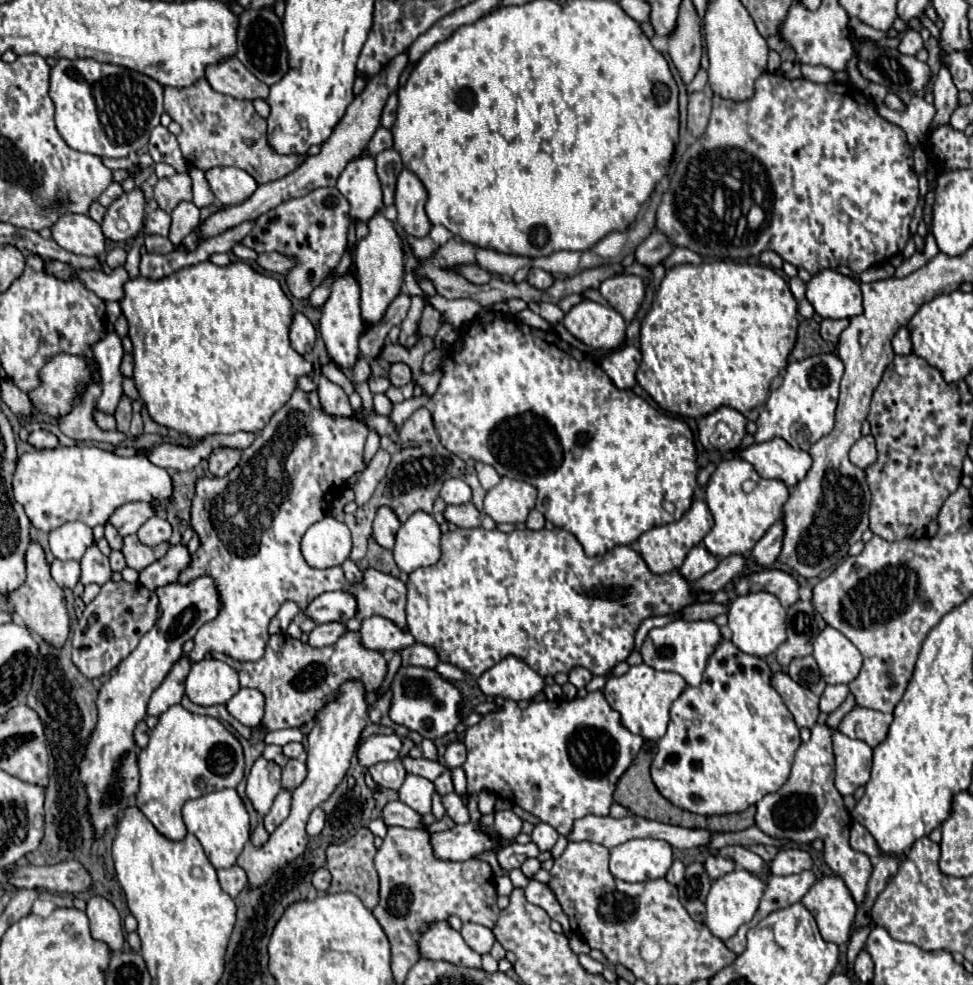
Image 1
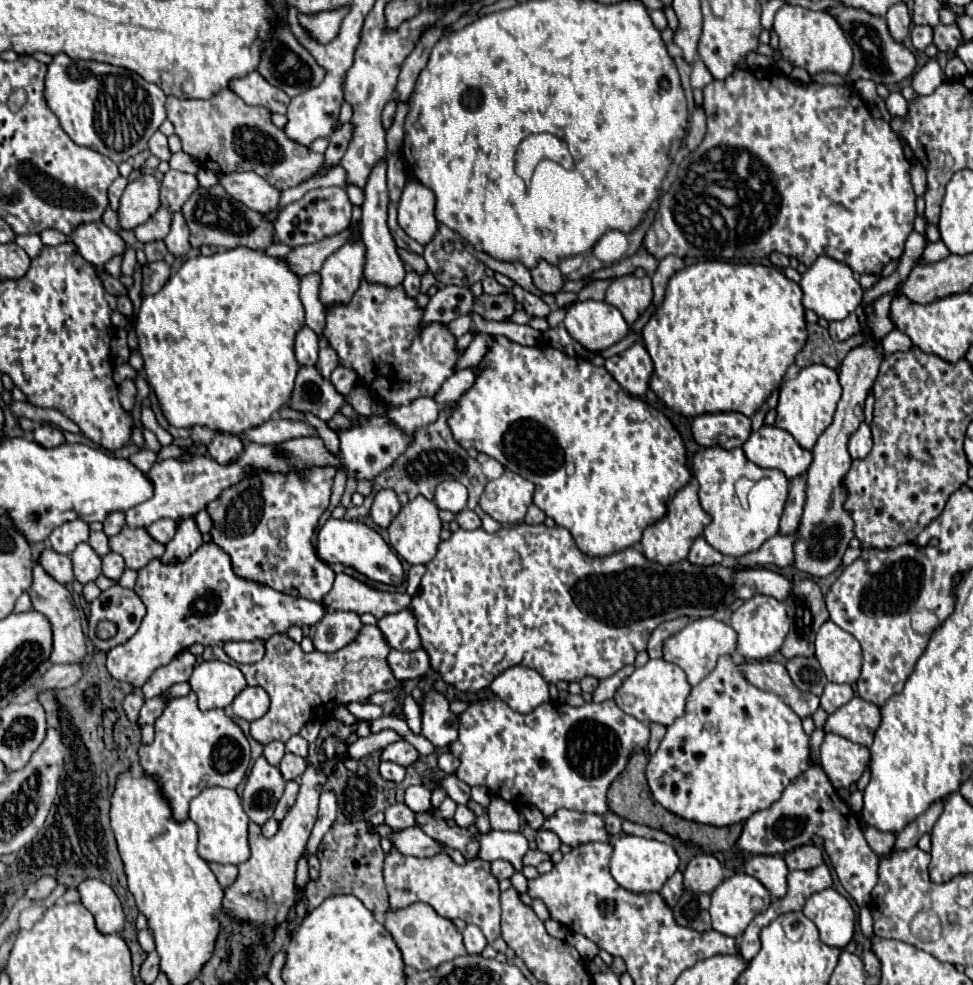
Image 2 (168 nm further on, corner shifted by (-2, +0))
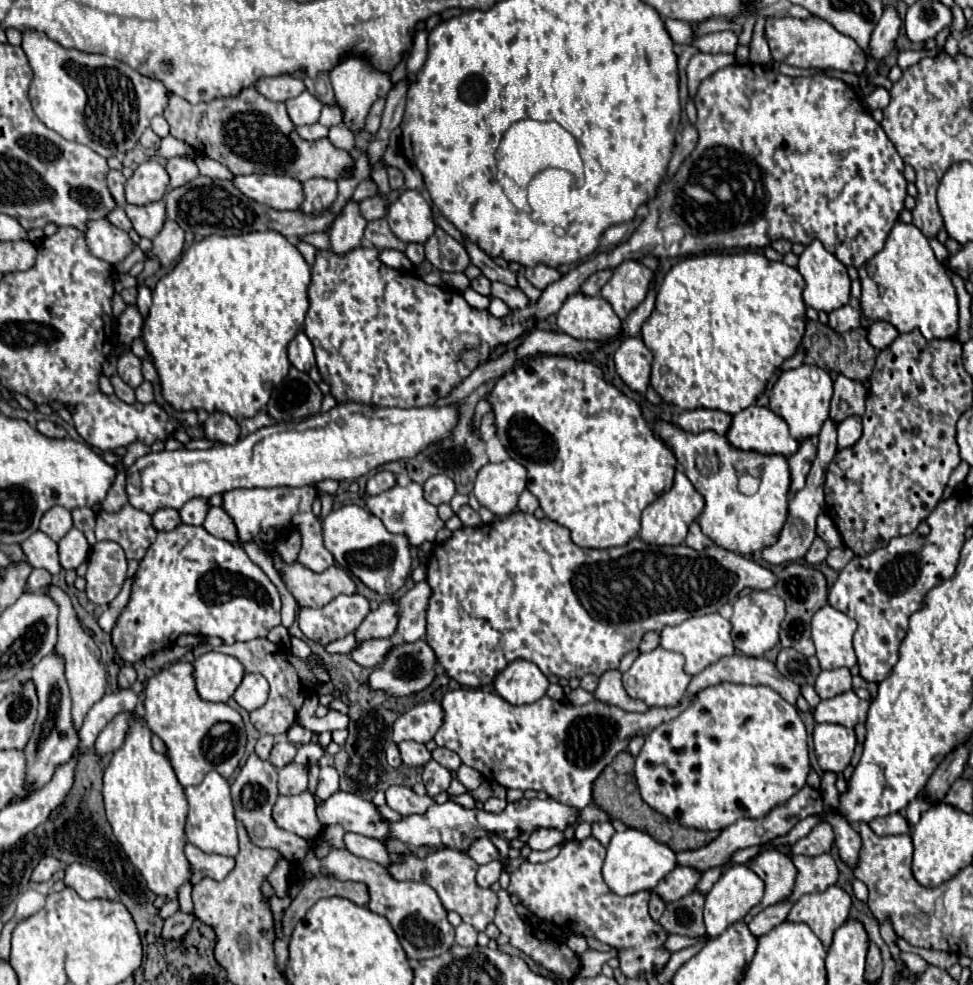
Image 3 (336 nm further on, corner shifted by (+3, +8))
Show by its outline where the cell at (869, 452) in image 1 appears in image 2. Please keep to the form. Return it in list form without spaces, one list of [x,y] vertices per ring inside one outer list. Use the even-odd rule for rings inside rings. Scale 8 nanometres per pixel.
[[[863,422],[863,424],[857,428],[857,432],[853,432],[853,434],[849,436],[847,450],[849,450],[851,458],[857,460],[857,458],[865,458],[865,456],[871,452],[871,444],[873,444],[873,440],[871,440],[869,426]]]

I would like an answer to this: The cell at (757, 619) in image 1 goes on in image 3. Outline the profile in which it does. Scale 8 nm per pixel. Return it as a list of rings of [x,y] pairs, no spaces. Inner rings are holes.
[[[750,592],[746,596],[740,596],[734,602],[734,614],[732,614],[732,606],[724,604],[720,606],[718,613],[732,622],[732,640],[736,650],[740,650],[746,656],[762,656],[764,652],[768,652],[770,648],[774,648],[778,644],[778,632],[780,632],[780,624],[784,620],[784,602],[780,600],[778,594],[774,592]]]

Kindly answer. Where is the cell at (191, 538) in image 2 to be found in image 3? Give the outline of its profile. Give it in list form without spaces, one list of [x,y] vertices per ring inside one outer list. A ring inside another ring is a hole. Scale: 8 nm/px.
[[[190,500],[188,504],[184,504],[184,508],[180,510],[180,518],[182,518],[182,524],[192,524],[192,526],[200,526],[206,518],[206,512],[208,512],[208,504],[206,500]]]

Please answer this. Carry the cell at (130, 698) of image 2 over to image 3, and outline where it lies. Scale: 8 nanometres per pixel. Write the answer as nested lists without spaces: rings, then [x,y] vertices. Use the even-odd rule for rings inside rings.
[[[122,666],[118,672],[118,688],[120,690],[132,688],[134,682],[136,682],[136,670],[132,666]]]

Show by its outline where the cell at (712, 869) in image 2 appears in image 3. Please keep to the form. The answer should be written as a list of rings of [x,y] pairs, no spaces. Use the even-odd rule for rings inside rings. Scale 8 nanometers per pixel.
[[[678,864],[678,866],[654,888],[654,892],[660,892],[660,896],[664,896],[664,902],[678,900],[678,898],[686,896],[688,892],[694,892],[700,876],[702,876],[700,870],[696,870],[696,868],[692,868],[692,866],[682,866],[682,864]]]

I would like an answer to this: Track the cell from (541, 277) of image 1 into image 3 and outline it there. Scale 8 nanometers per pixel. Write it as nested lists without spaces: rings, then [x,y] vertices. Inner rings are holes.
[[[536,264],[536,266],[532,266],[532,268],[526,268],[526,278],[528,278],[528,282],[532,284],[532,286],[536,286],[538,290],[544,290],[546,286],[550,286],[552,282],[556,282],[556,280],[560,280],[560,272],[558,270],[554,270],[554,268],[550,268],[550,266],[546,266],[546,264]]]

